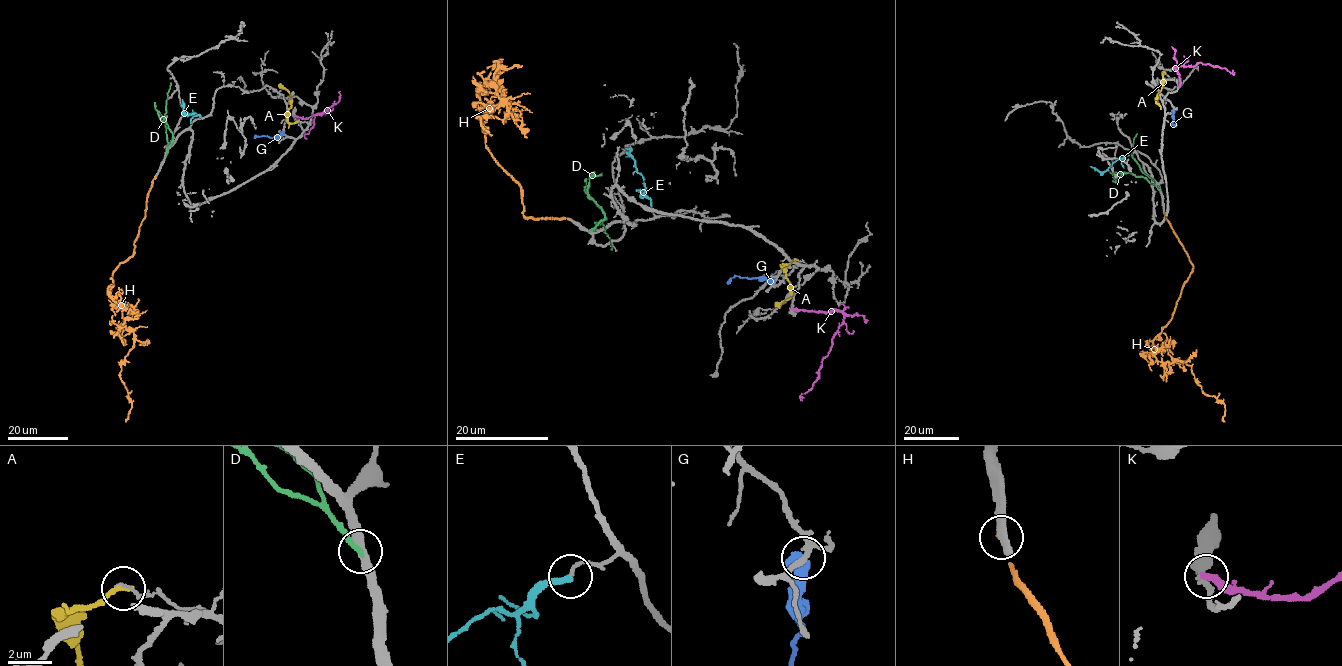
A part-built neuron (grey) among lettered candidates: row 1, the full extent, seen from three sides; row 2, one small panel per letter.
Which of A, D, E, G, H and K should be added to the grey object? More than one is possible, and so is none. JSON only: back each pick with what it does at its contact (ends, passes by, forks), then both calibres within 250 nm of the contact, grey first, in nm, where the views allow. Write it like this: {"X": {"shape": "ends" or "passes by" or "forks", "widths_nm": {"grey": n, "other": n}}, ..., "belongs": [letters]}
{"E": {"shape": "ends", "widths_nm": {"grey": 150, "other": 320}}, "belongs": ["E"]}

